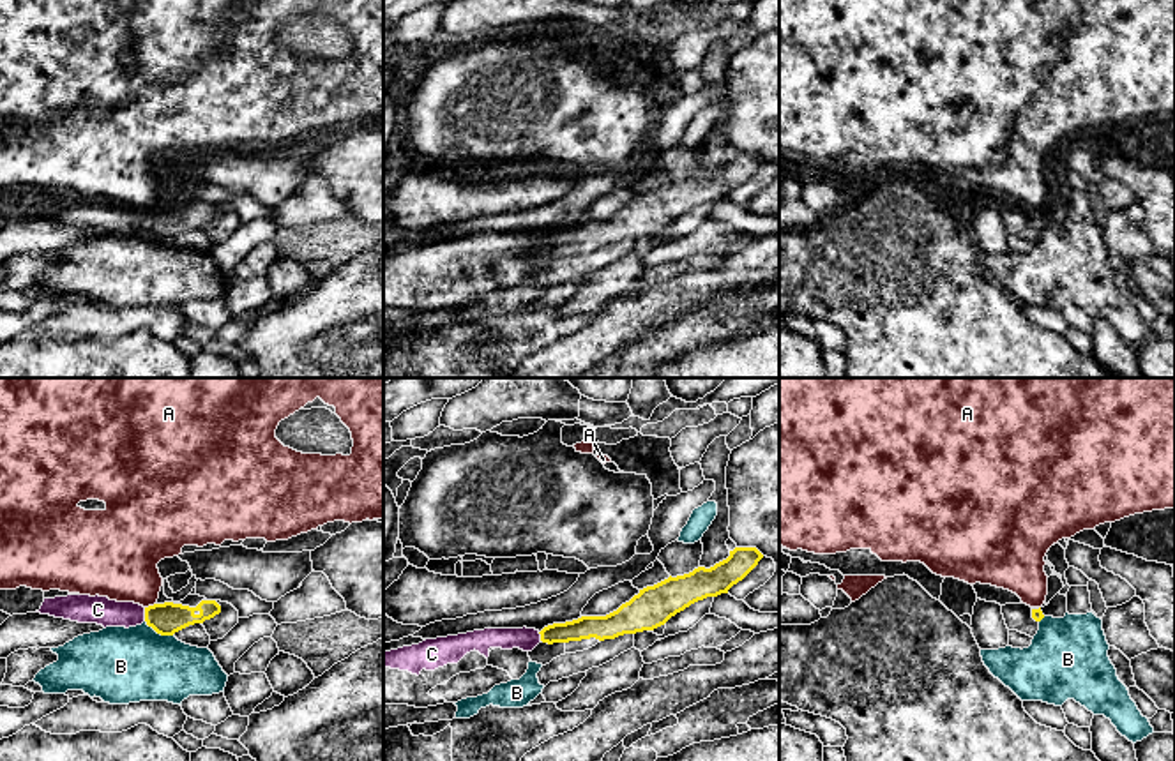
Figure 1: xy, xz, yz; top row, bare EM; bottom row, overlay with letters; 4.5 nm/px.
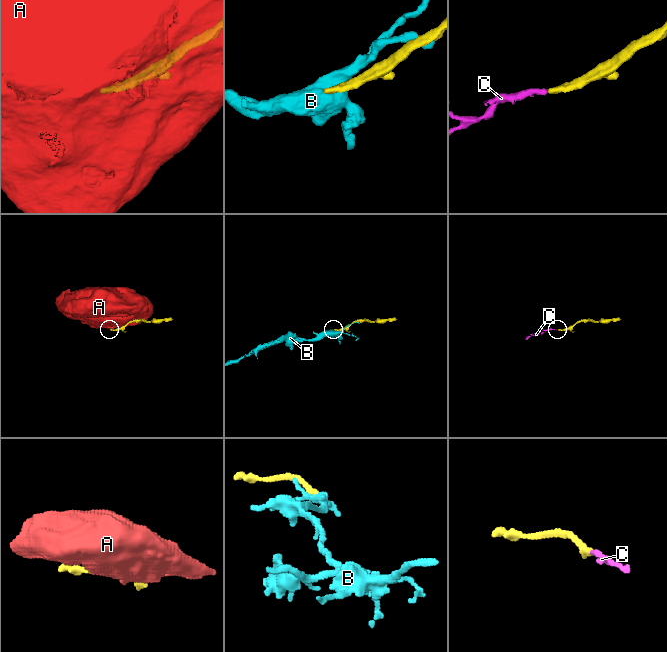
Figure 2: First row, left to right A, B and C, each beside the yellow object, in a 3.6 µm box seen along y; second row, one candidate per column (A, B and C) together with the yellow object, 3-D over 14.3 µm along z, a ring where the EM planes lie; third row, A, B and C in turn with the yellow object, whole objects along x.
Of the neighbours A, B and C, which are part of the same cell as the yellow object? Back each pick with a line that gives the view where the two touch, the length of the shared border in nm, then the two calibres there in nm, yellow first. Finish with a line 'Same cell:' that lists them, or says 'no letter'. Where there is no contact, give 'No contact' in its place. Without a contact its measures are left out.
C: Touches yellow in xy. Shared border 60 nm. Thickness 150 nm (yellow) against 130 nm
Same cell: C

